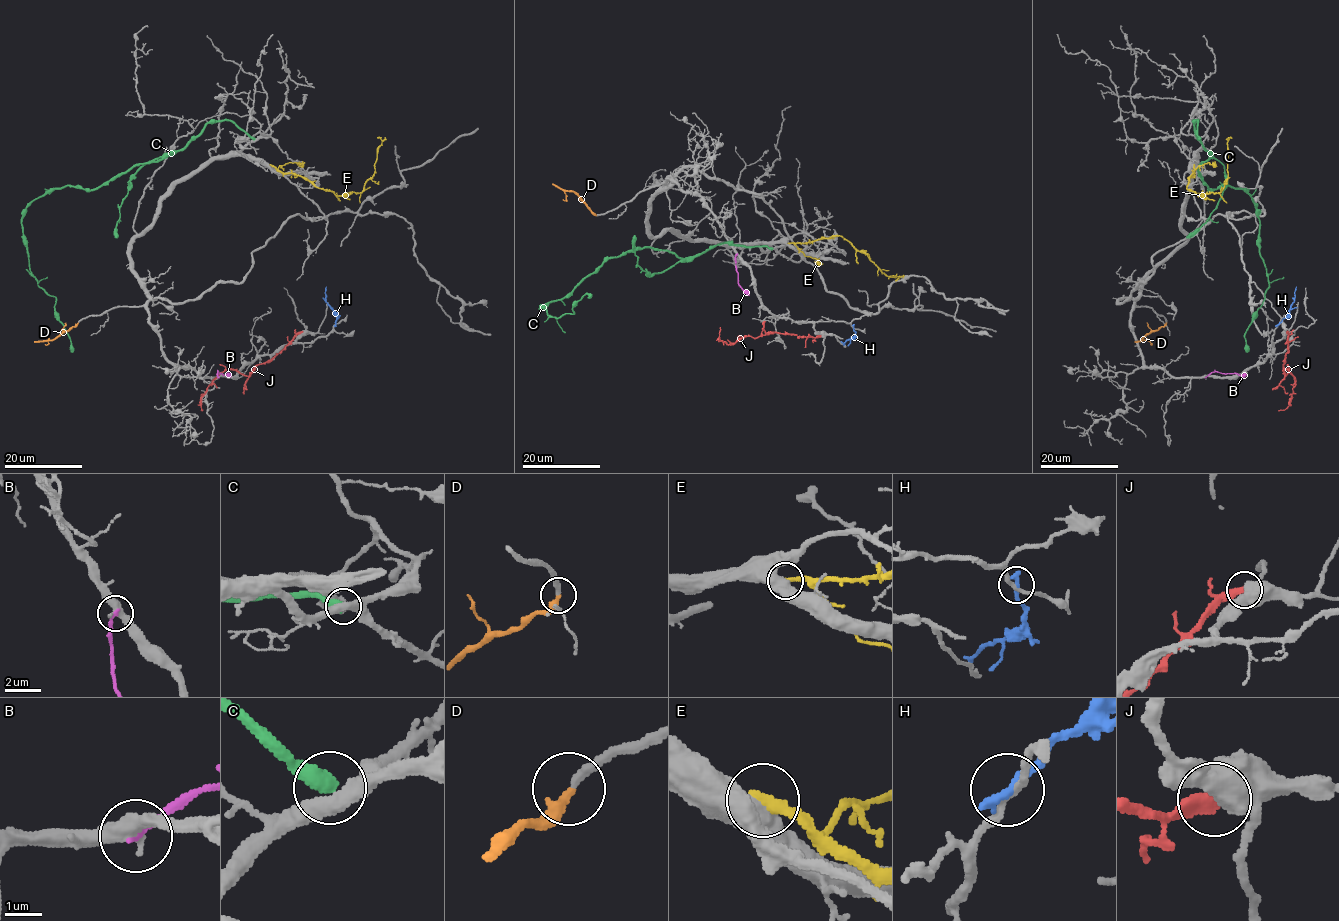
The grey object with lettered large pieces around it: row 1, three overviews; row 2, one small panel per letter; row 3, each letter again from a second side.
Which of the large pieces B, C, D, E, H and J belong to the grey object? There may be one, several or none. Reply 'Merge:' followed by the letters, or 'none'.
Merge: D

